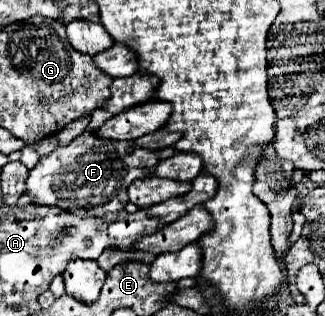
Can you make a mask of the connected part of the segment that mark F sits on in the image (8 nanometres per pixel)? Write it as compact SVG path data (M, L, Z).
M85 131L67 147L57 147L31 169L27 193L33 195L39 205L57 205L79 217L101 217L125 209L129 203L127 187L135 179L147 179L157 163L157 153L135 145L135 141L105 141L97 139L95 131Z

